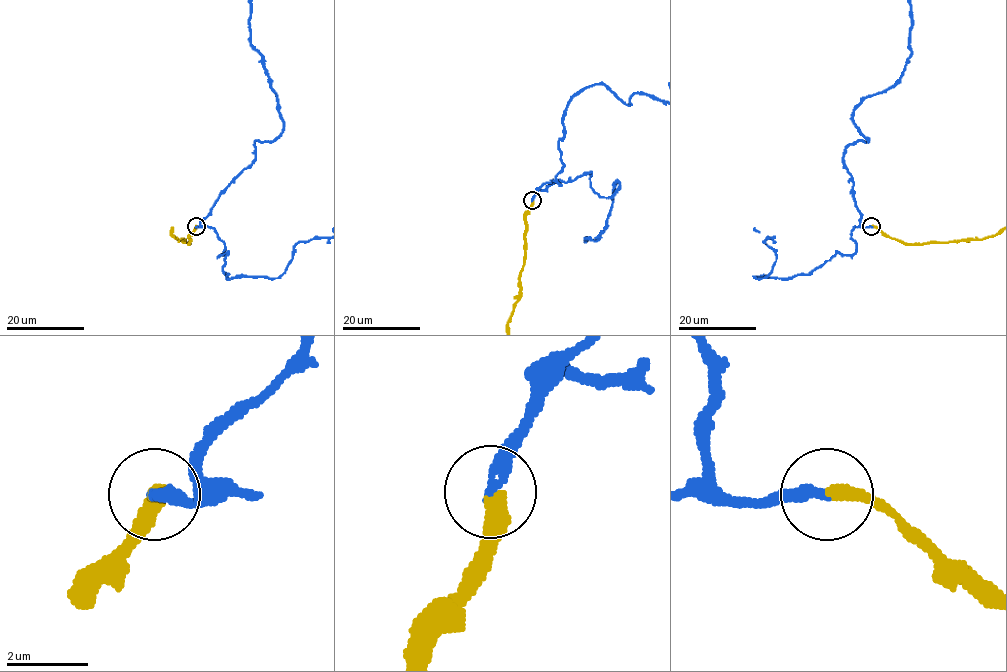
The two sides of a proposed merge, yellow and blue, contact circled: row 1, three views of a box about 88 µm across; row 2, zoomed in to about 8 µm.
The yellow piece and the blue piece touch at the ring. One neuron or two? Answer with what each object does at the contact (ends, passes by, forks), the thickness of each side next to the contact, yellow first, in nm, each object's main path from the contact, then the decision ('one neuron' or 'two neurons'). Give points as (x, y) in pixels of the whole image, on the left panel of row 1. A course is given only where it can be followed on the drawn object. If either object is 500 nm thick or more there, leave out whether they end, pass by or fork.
yellow ends | blue ends | 380/300 nm | blue via (195, 226), (225, 245), (227, 278), (278, 278), (299, 242) | one neuron

